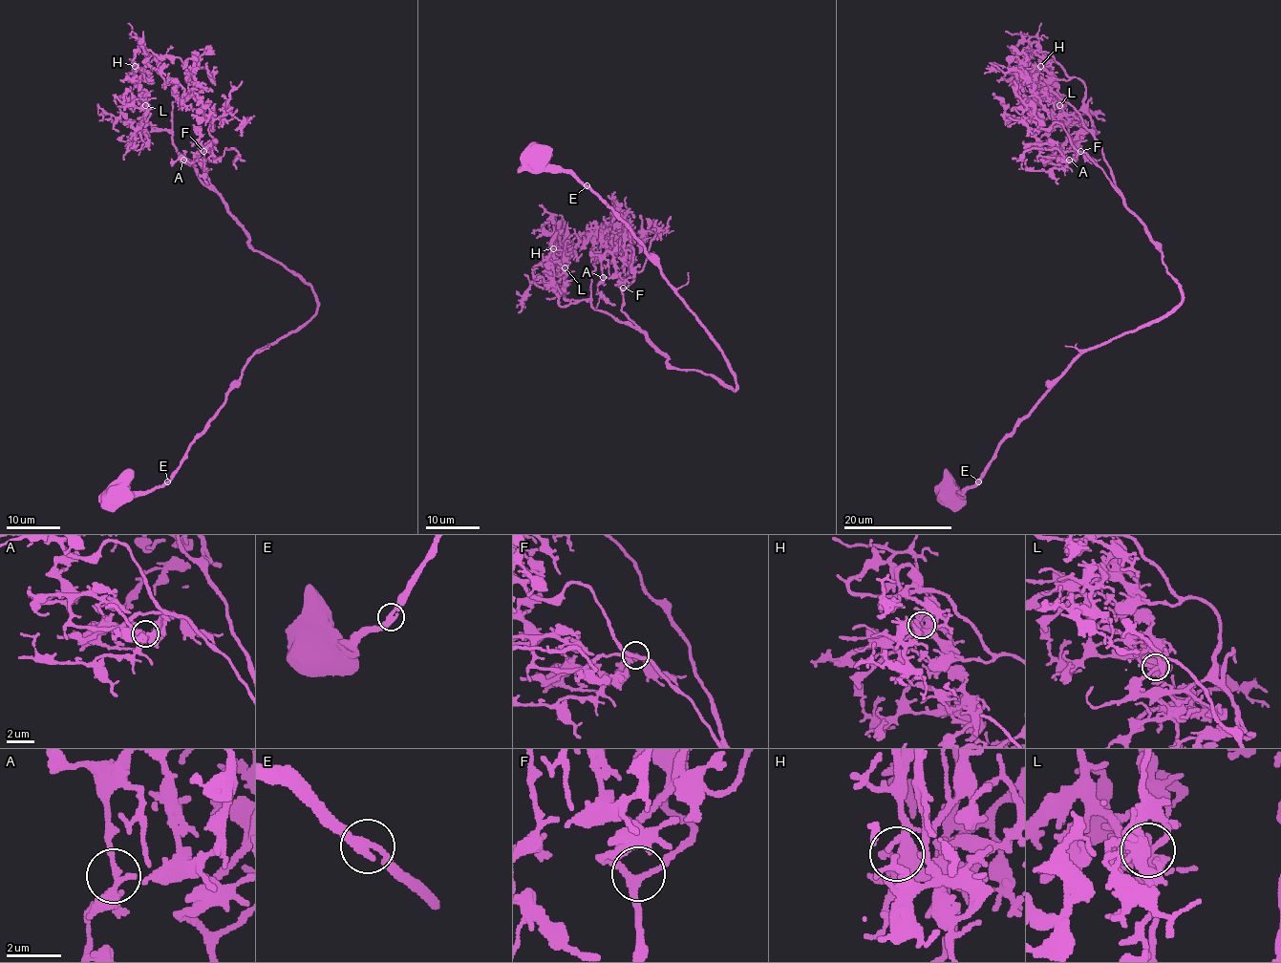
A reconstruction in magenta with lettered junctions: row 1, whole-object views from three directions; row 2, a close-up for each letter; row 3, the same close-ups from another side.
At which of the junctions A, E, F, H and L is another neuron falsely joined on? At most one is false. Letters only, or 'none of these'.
none of these

